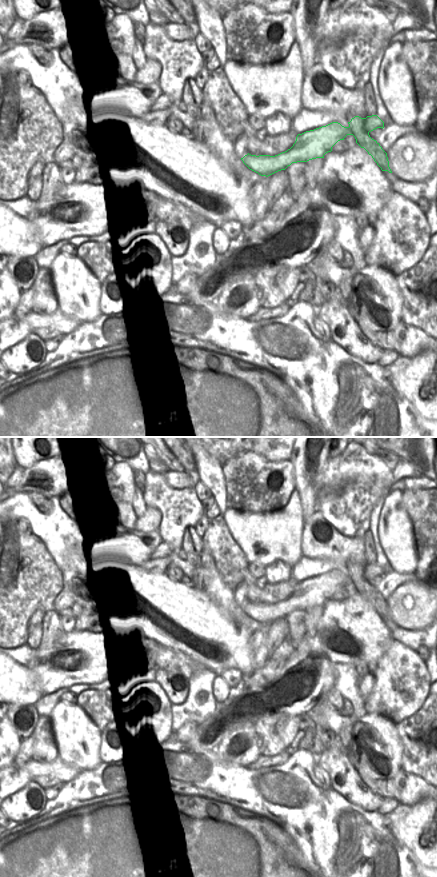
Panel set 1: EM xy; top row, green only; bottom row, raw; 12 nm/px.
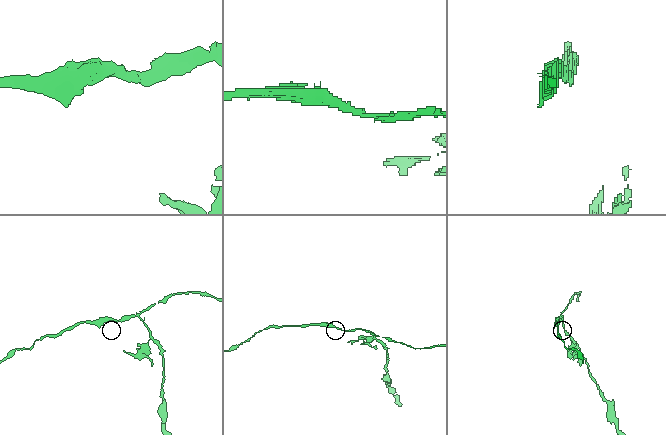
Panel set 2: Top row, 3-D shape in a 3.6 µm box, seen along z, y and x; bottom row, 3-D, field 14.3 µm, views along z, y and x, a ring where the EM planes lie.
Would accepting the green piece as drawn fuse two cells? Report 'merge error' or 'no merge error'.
merge error

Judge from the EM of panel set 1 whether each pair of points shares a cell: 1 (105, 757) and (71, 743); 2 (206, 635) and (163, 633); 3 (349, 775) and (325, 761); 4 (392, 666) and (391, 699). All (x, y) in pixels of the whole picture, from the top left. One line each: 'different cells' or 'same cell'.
1: different cells
2: same cell
3: same cell
4: same cell

